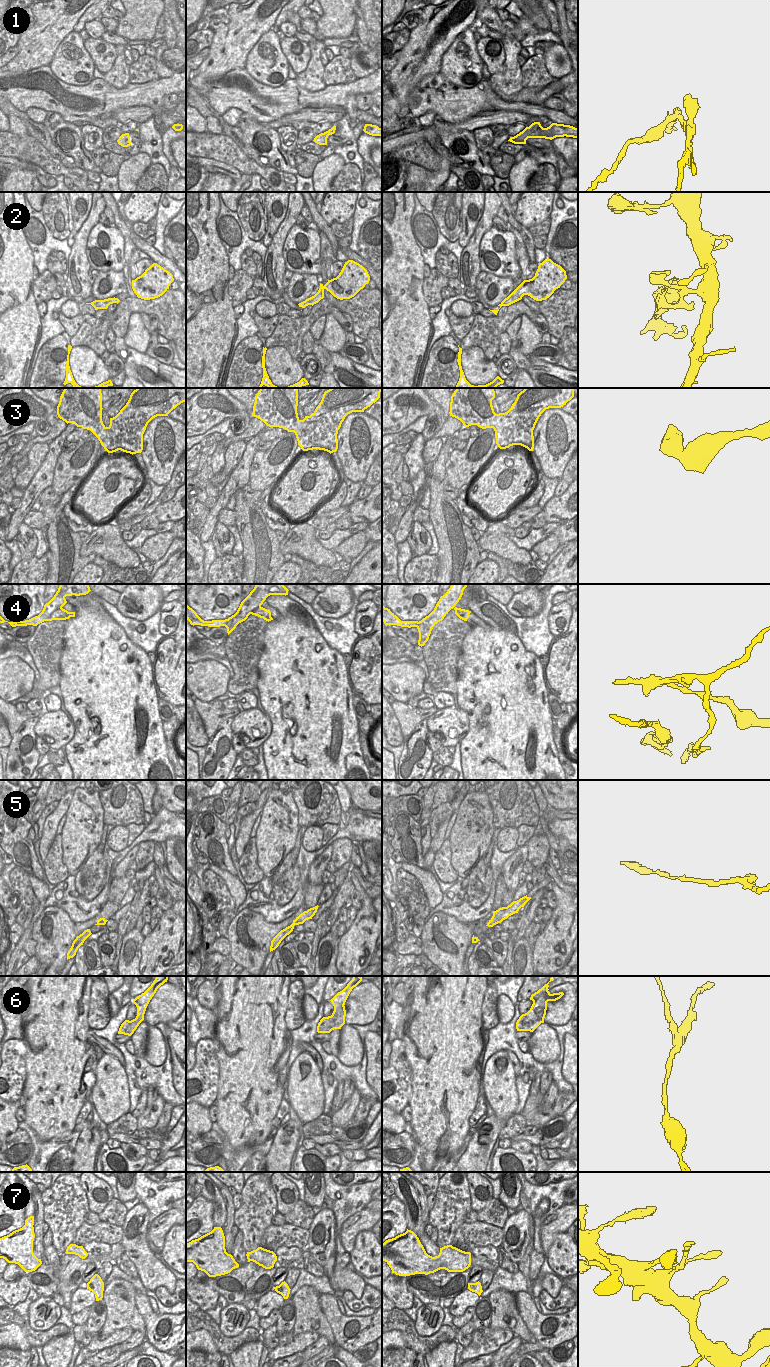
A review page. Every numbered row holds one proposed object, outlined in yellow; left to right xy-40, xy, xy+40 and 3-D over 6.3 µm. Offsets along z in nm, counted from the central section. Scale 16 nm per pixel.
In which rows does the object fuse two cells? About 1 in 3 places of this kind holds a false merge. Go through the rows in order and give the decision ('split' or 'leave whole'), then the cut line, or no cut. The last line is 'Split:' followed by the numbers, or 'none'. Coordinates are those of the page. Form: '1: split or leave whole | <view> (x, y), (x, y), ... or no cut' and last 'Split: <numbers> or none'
1: split | xy+40 (511, 141), (514, 140), (518, 143)
2: split | xy+40 (514, 290), (521, 298)
3: leave whole | no cut
4: split | xy-40 (61, 607), (48, 617), (38, 616)
5: leave whole | no cut
6: split | xy (321, 1019), (326, 1024), (334, 1024), (337, 1021), (344, 1020)
7: leave whole | no cut
Split: 1, 2, 4, 6

